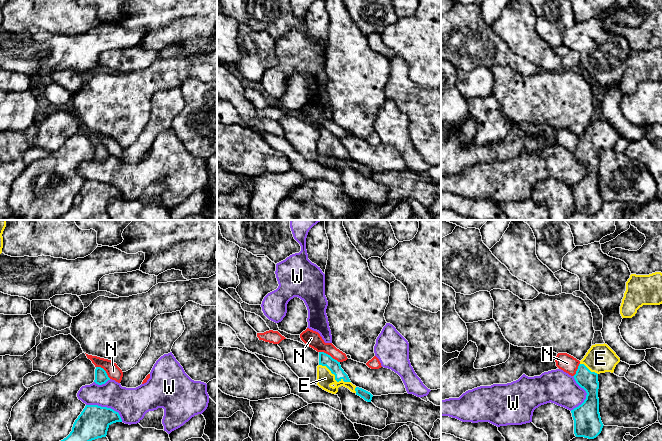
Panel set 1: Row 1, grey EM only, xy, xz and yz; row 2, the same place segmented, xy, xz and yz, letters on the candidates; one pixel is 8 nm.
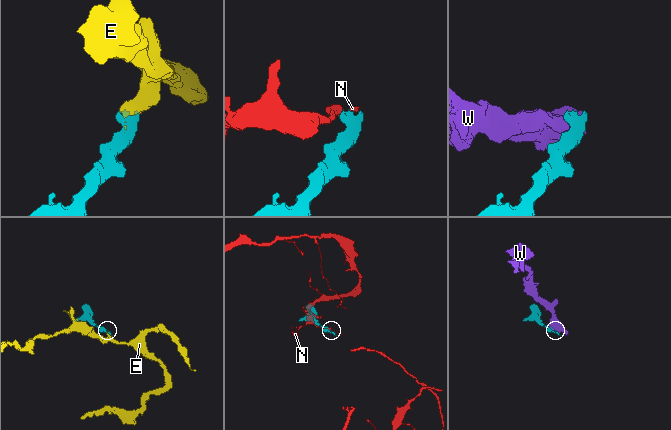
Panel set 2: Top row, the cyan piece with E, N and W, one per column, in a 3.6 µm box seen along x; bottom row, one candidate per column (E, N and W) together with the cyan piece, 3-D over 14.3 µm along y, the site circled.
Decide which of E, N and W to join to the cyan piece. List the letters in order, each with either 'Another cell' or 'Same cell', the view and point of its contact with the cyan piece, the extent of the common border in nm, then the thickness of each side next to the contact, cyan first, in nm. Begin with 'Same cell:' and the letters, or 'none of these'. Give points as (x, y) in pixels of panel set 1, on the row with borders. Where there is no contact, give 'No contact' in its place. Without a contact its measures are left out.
Same cell: E
E: Same cell. Touches cyan at xz (335, 377). Shared border 300 nm. Thickness 100 nm (cyan) against 140 nm
N: Another cell. Touches cyan at xz (329, 355). Shared border 190 nm. Thickness 100 nm (cyan) against 130 nm
W: Another cell. Touches cyan at xy (106, 407). Shared border 320 nm. Thickness 260 nm (cyan) against 260 nm

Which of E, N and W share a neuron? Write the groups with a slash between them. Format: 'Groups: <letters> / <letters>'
Groups: E / N / W

